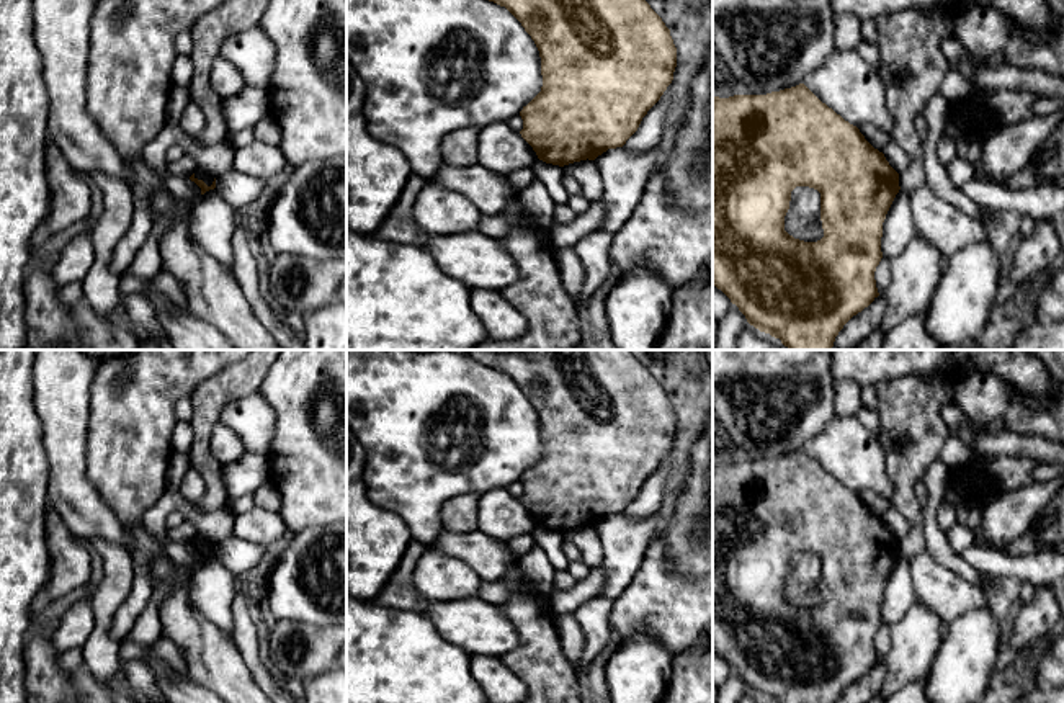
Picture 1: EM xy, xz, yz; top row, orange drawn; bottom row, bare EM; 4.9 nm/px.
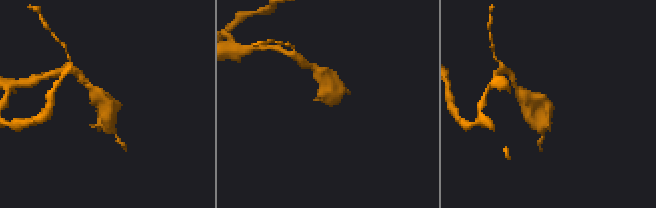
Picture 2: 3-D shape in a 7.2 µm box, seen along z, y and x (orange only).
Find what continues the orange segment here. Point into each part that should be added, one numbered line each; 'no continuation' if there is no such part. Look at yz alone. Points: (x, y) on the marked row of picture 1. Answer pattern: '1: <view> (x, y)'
no continuation

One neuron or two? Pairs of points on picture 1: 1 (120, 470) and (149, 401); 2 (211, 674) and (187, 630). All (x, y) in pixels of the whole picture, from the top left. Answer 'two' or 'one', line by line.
1: one
2: one

